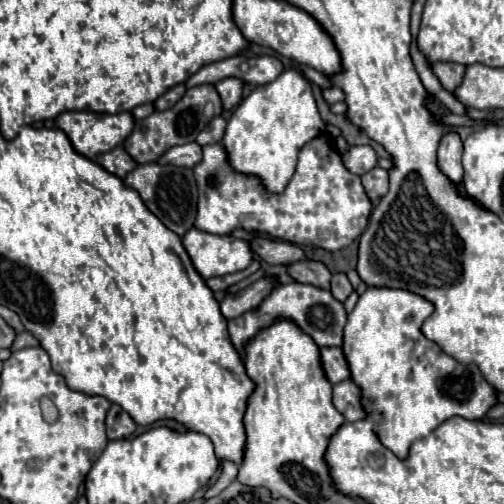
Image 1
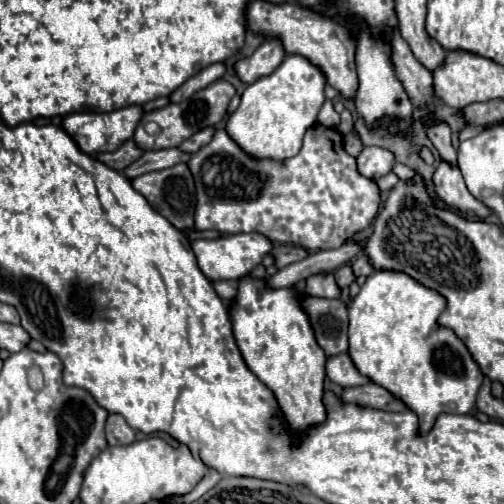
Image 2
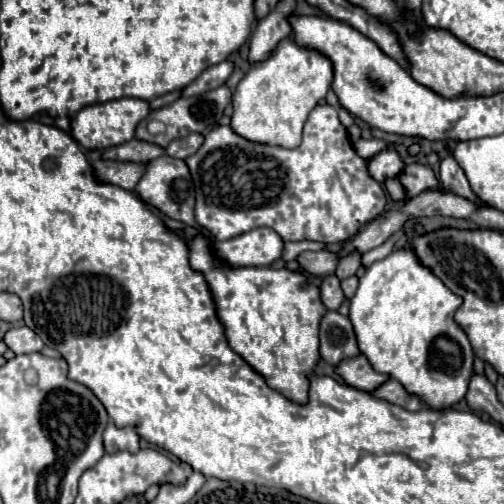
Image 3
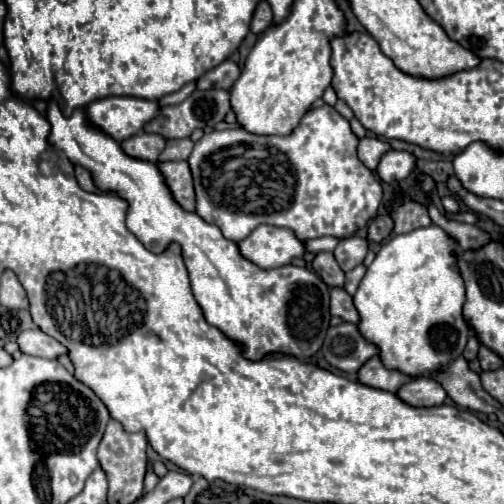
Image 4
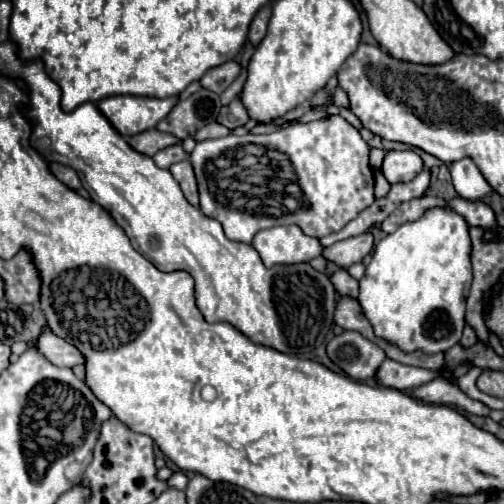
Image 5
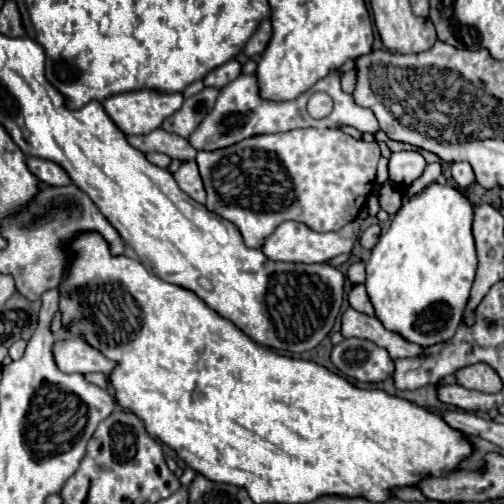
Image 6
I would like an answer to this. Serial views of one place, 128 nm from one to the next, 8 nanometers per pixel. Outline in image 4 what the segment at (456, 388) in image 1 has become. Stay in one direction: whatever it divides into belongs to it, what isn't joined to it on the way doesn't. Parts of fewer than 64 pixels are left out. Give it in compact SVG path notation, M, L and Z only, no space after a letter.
M432 224L428 228L394 236L380 248L374 262L368 266L366 276L354 294L354 306L360 314L358 330L366 342L378 348L378 358L388 370L398 370L410 378L434 378L444 372L452 360L462 356L470 330L462 318L466 288L454 268L454 246L456 242L442 228Z

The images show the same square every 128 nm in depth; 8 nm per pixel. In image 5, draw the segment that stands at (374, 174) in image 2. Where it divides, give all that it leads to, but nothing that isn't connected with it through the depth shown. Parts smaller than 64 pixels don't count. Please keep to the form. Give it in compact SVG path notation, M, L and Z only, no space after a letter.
M386 152L384 164L382 164L382 174L390 184L396 182L410 182L422 172L422 158L412 152Z

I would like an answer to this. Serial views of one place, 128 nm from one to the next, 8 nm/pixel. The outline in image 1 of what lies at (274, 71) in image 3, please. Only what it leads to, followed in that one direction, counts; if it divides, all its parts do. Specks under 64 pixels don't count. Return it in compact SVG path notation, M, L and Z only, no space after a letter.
M296 70L282 72L274 82L258 86L232 112L222 146L234 172L256 176L266 192L280 194L296 170L296 158L304 144L326 130L310 84Z

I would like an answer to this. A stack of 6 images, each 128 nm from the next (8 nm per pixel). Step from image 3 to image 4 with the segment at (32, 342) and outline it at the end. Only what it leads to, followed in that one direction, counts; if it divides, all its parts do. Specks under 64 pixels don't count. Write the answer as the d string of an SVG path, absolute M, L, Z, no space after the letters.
M40 328L34 330L22 330L16 338L20 352L40 358L56 358L58 354L66 354L66 348L56 342L52 336L40 332Z

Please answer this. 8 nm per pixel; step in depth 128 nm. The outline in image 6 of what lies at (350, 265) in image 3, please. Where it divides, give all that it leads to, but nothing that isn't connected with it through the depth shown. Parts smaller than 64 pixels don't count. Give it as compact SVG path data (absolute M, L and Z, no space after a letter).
M378 224L368 226L368 228L362 232L362 236L360 236L360 246L362 246L362 248L366 248L366 250L374 248L374 244L376 244L378 236L380 236L380 228L378 228Z

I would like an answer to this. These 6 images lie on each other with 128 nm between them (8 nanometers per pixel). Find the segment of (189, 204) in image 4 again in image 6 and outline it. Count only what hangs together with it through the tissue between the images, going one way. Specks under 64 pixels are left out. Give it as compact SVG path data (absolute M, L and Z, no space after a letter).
M182 162L180 168L174 172L174 180L178 182L182 192L186 192L198 204L204 204L206 194L204 194L204 186L194 162Z

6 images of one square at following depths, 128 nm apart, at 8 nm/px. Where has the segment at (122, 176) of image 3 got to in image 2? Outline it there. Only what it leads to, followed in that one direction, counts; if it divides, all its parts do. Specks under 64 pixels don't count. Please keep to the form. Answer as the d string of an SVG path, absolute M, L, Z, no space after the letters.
M166 148L166 150L156 150L156 152L144 152L140 156L140 160L136 160L136 164L128 166L124 170L126 178L136 178L140 174L146 174L150 170L164 170L164 168L172 168L180 162L188 162L192 158L192 154L182 152L178 148Z

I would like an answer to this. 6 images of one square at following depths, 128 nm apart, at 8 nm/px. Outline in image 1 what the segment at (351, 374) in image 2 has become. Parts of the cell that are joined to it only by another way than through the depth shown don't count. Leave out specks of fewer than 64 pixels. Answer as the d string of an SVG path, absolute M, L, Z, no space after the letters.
M330 346L320 348L320 362L322 362L326 378L332 384L350 378L350 370L348 370L346 358L344 358L344 354L342 354L340 348L330 348Z

